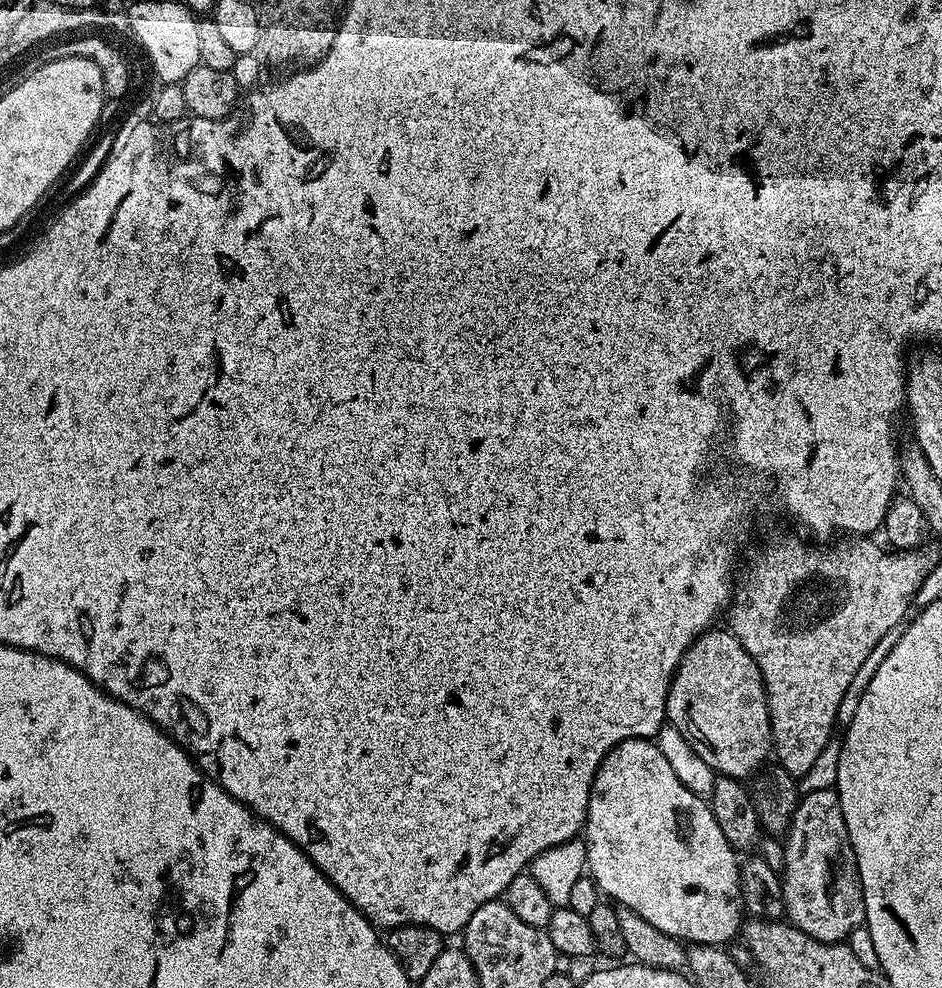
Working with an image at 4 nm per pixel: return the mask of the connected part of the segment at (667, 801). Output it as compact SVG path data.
M651 739L624 740L606 754L590 790L582 839L587 871L609 901L634 910L650 926L658 926L662 934L670 934L681 942L724 946L727 940L737 939L742 928L738 852L723 837L709 801L678 780L673 767Z

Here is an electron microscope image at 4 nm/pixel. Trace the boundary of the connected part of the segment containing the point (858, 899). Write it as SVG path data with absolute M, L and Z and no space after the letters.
M835 787L803 793L797 799L792 821L782 840L784 848L784 868L782 871L781 900L784 901L784 916L819 944L839 944L847 941L855 928L864 924L864 895L860 889L860 875L856 869L856 859L852 843L842 818L839 794Z

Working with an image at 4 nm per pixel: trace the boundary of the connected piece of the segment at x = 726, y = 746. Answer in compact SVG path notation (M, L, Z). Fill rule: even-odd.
M713 626L702 633L680 659L680 665L672 676L672 684L668 687L666 720L688 740L700 745L696 748L699 758L708 763L716 774L730 776L738 781L743 781L744 776L751 777L761 771L765 763L763 760L773 751L772 723L768 695L764 689L764 675L758 670L754 658L750 658L740 639L720 626Z

